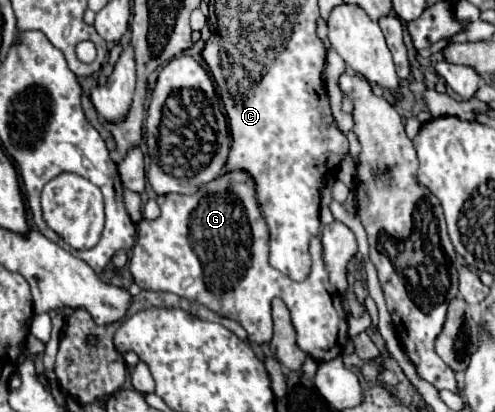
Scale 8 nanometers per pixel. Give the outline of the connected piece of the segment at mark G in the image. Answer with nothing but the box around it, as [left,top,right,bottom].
[129,169,349,363]

